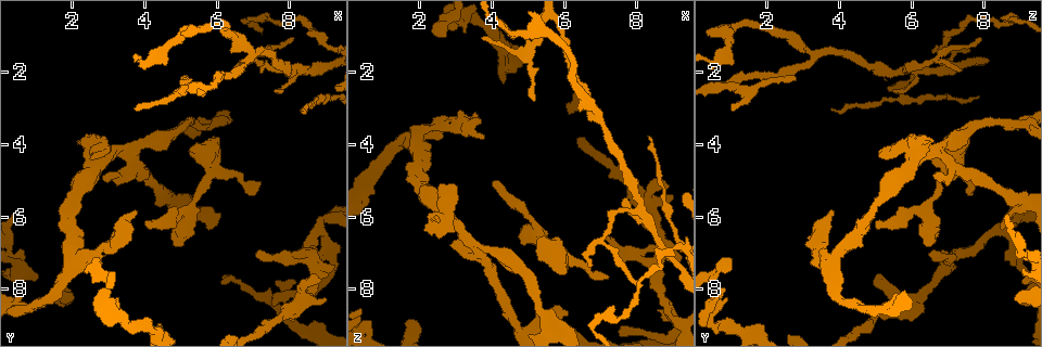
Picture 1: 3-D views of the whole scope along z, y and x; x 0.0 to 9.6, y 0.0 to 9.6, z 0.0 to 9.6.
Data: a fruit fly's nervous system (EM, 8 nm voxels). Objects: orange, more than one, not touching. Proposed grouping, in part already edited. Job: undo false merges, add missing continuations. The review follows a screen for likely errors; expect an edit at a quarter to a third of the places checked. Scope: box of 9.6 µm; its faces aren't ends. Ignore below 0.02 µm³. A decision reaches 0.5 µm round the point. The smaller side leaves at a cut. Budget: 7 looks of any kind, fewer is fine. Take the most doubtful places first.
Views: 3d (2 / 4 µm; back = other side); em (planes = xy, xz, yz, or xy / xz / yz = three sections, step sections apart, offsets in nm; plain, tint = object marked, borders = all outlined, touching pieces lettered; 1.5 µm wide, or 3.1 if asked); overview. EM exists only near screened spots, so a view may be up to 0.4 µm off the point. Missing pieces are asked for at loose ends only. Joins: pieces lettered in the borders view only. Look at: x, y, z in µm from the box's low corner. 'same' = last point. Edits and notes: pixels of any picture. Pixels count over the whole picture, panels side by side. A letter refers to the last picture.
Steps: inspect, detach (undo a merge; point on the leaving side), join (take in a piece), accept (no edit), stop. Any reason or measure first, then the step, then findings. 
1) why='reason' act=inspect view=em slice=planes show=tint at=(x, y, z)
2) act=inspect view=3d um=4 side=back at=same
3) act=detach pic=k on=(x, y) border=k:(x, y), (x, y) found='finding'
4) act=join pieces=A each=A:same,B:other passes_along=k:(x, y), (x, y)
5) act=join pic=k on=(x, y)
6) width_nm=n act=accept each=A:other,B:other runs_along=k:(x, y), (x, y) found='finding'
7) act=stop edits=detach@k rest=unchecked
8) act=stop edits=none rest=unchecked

why='branch stops here' act=inspect view=em slice=yz step=8 show=borders at=(7.30, 5.05, 7.60)

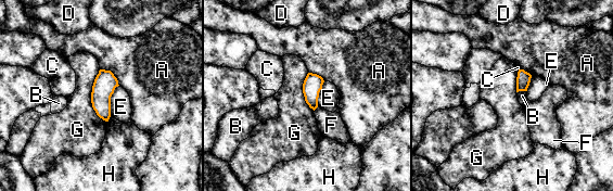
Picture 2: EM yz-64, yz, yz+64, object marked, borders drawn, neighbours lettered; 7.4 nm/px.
act=accept each=A:other,B:other,C:other,D:other,E:other,F:other,G:other,H:other border=2:(526, 90), (516, 92) found='no lettered piece goes on from it'

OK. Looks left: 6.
why='branch stops here' act=inspect view=em slice=planes show=borders at=(4.80, 6.75, 6.40)

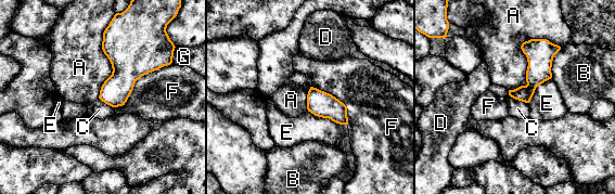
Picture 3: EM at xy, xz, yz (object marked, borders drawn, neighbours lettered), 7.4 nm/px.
act=accept each=A:other,B:other,C:other,D:other,E:other,F:other,G:other border=3:(509, 94), (527, 103) found='none of them fits'

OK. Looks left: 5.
why='thin end' act=inspect view=3d um=2 at=(8.30, 3.05, 3.70)

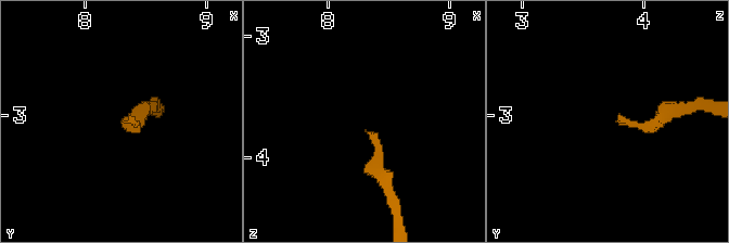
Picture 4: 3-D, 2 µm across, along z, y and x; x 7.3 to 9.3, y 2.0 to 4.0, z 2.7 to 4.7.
why='shape alone is not enough' act=inspect view=em slice=planes show=borders at=(8.32, 3.06, 3.76)

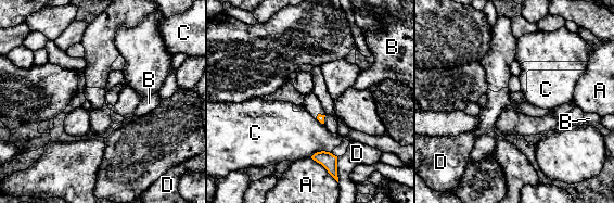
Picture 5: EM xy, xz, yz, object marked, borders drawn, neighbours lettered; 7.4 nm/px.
act=accept each=A:other,B:other,C:other,D:other border=5:(331, 152), (317, 151), (310, 156) found='no lettered piece goes on from it'

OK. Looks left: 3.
act=stop edits=none rest=unchecked

